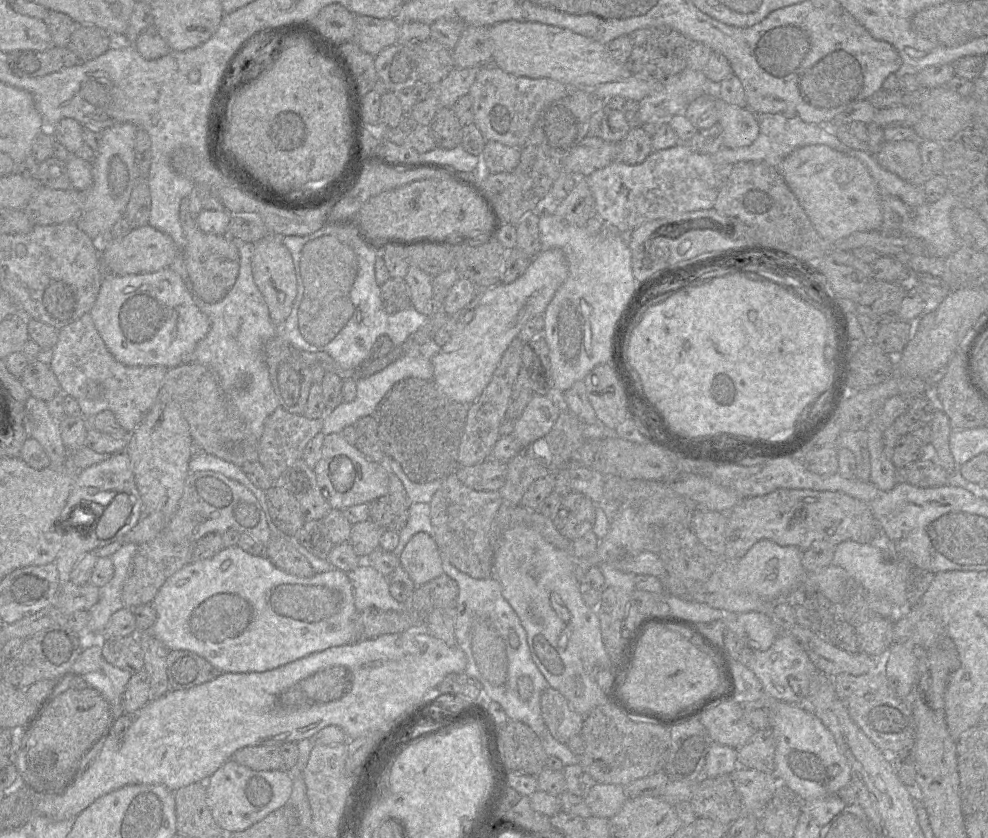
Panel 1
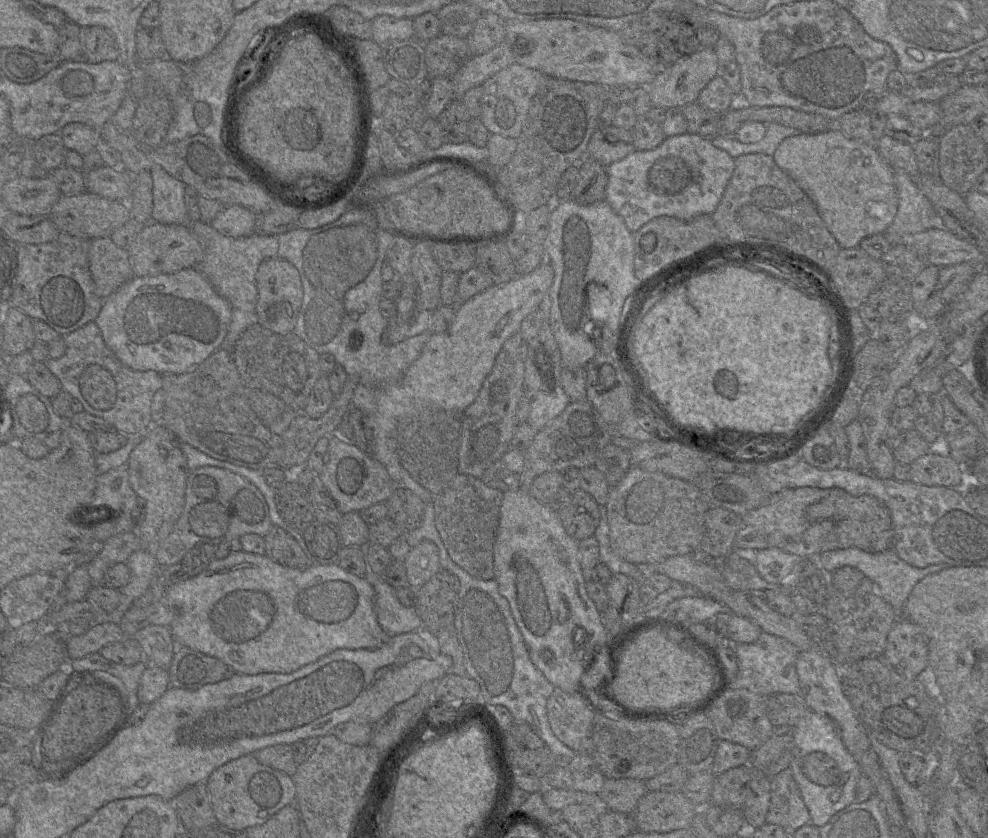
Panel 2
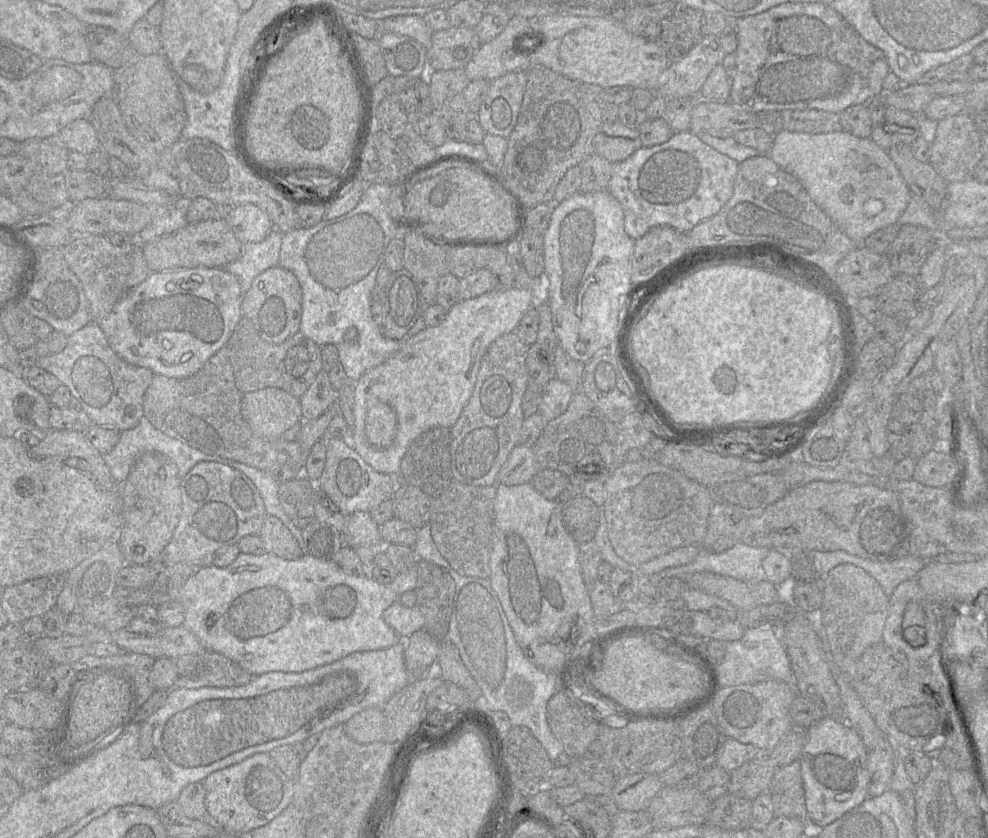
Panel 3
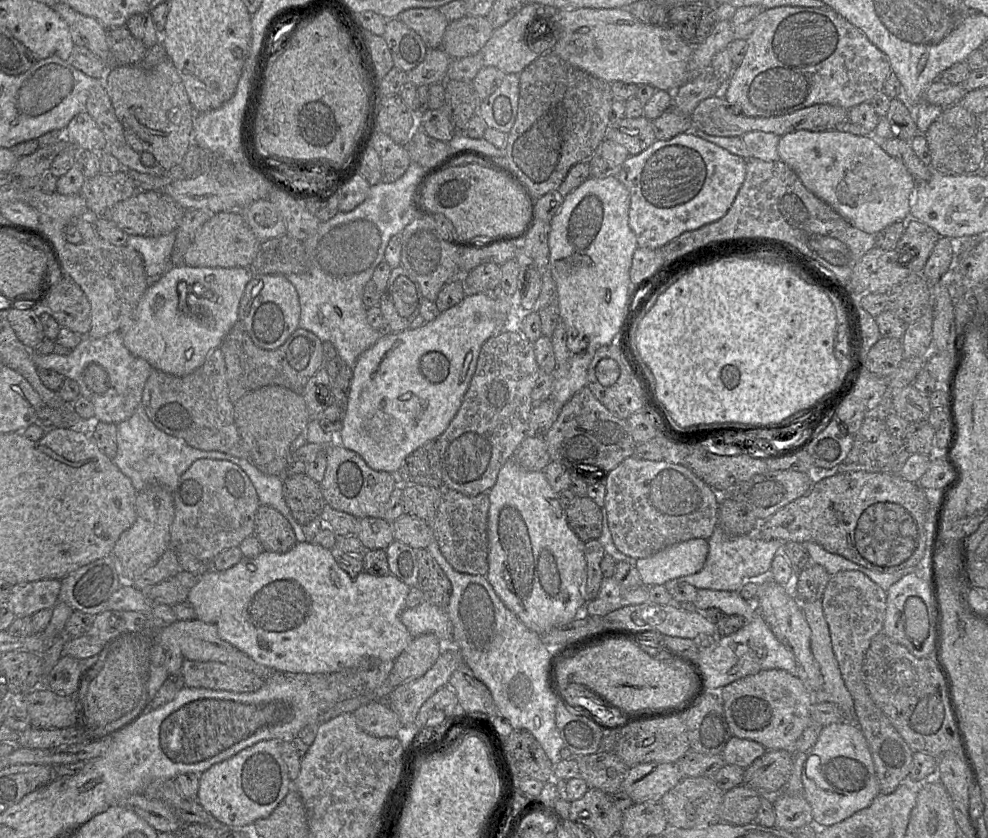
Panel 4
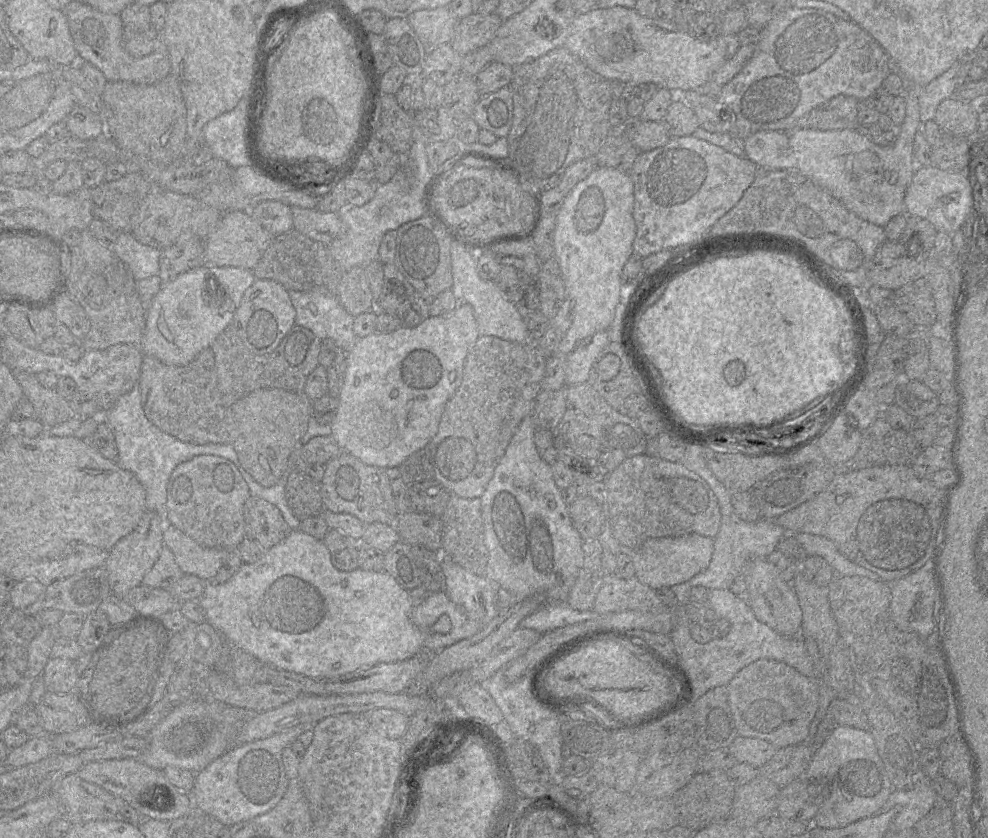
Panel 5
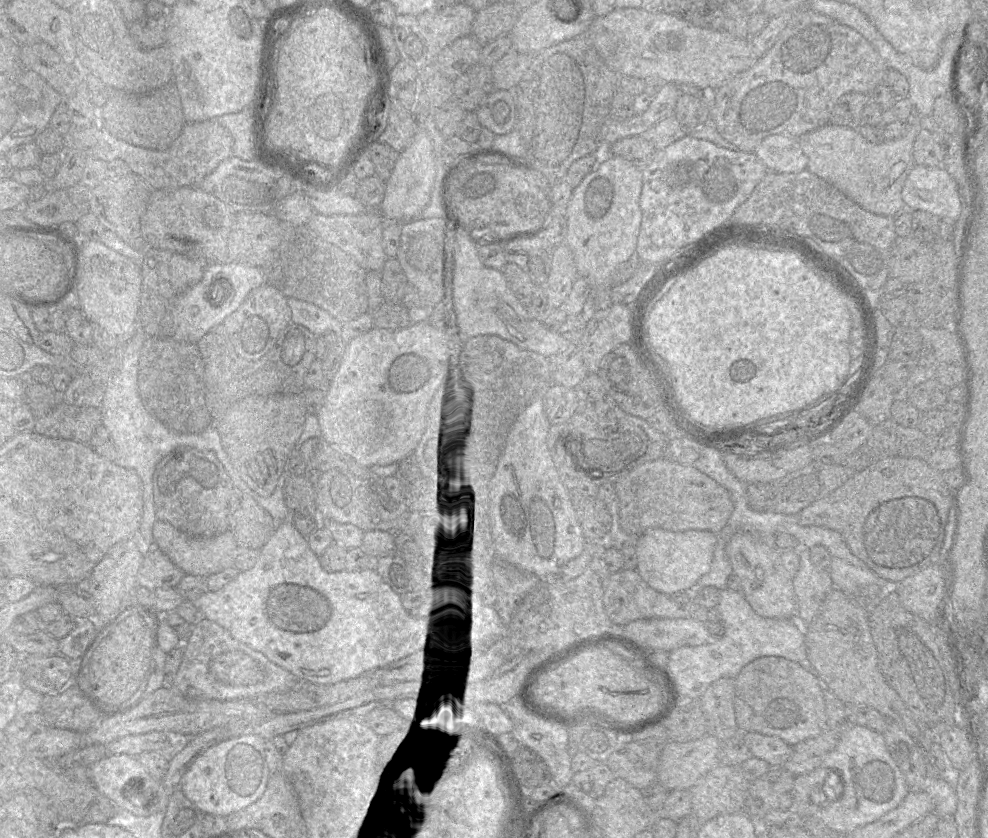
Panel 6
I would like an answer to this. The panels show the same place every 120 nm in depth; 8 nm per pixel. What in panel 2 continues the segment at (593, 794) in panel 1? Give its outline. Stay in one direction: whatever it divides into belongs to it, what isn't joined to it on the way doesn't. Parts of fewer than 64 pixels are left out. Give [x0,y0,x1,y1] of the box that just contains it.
[598,778,647,815]

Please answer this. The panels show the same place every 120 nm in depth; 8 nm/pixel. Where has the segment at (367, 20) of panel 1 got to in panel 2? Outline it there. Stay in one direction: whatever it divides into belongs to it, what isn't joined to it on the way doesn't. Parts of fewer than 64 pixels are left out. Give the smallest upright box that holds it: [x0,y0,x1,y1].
[371,16,414,45]

